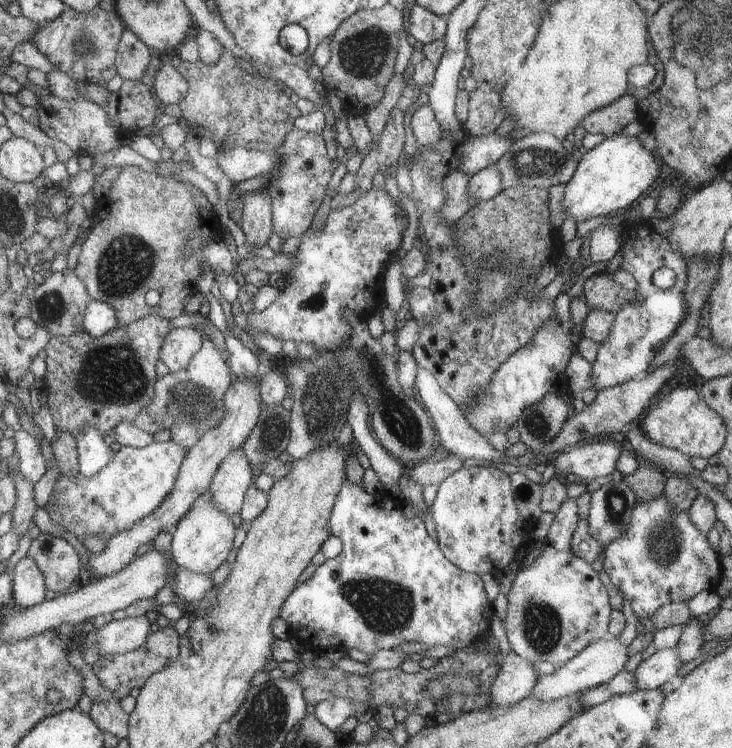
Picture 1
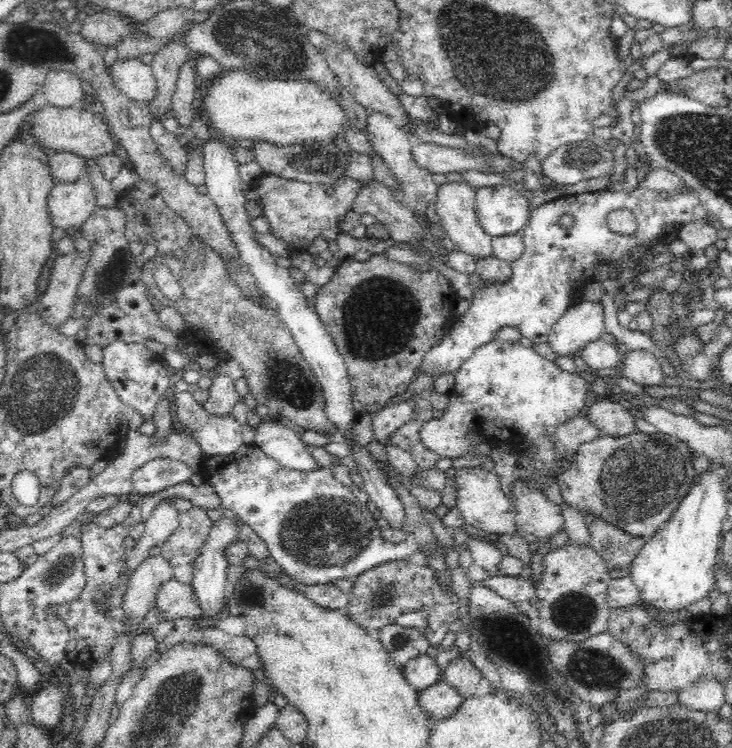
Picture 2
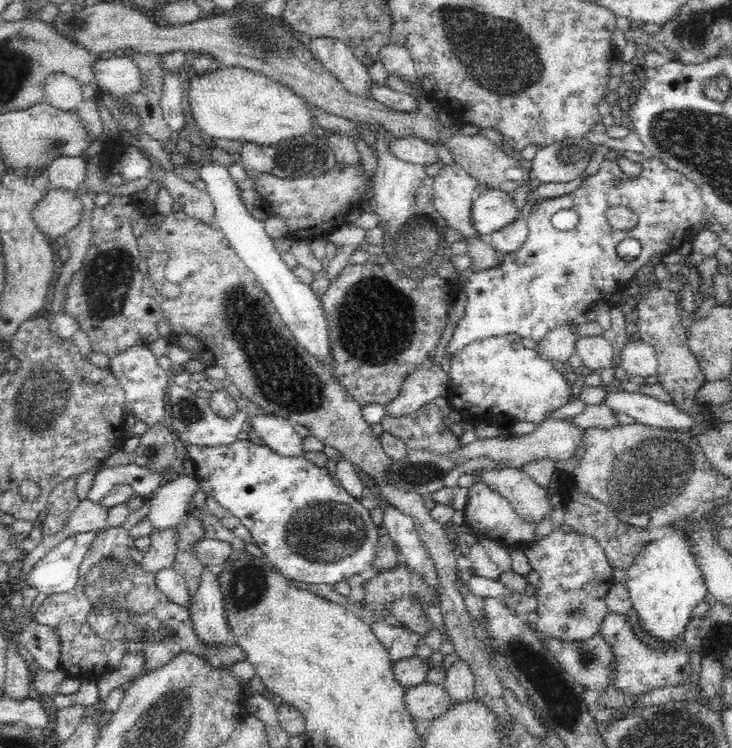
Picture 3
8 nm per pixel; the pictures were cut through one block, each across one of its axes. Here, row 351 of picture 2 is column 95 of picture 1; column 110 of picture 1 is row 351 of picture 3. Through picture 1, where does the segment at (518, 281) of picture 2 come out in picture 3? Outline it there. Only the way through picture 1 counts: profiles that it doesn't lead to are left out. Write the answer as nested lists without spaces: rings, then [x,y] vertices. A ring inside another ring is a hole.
[[[647,154],[642,162],[642,168],[638,177],[629,177],[624,174],[618,161],[604,160],[600,164],[600,170],[584,180],[577,190],[560,198],[548,198],[534,204],[527,219],[529,234],[524,244],[516,252],[506,253],[498,268],[469,272],[469,278],[462,289],[467,296],[465,314],[456,324],[446,348],[450,362],[467,344],[483,341],[488,337],[516,333],[521,338],[532,338],[536,342],[543,341],[546,333],[552,328],[576,320],[580,314],[587,312],[597,303],[608,300],[612,294],[626,289],[637,272],[656,254],[670,254],[682,246],[685,242],[684,238],[702,220],[706,212],[701,190],[684,174],[669,169],[660,159],[652,158]],[[616,178],[622,181],[618,186],[614,184]],[[614,206],[626,206],[632,209],[638,215],[638,225],[629,232],[614,230],[606,219],[606,211]],[[562,210],[574,210],[578,213],[579,222],[576,228],[561,231],[552,226],[552,216]],[[628,236],[636,238],[641,244],[641,253],[633,261],[623,261],[616,253],[616,246]]]

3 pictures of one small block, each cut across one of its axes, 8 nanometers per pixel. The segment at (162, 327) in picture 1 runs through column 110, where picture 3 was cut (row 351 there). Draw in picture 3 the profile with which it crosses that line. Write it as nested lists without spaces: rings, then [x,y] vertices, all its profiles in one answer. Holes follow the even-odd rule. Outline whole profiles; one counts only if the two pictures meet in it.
[[[365,262],[363,264],[348,263],[343,270],[340,270],[336,278],[332,278],[328,282],[329,286],[323,297],[320,300],[322,309],[328,323],[329,339],[331,342],[331,356],[335,359],[333,362],[333,375],[335,379],[346,389],[352,400],[356,401],[361,407],[368,406],[368,404],[382,404],[386,406],[391,403],[401,391],[403,382],[407,380],[407,376],[424,361],[428,360],[430,351],[436,348],[436,345],[442,338],[442,332],[448,324],[448,310],[456,300],[457,292],[456,286],[450,284],[448,281],[436,276],[420,276],[419,270],[414,268],[405,268],[398,263],[391,263],[388,265],[378,265],[375,263]]]

